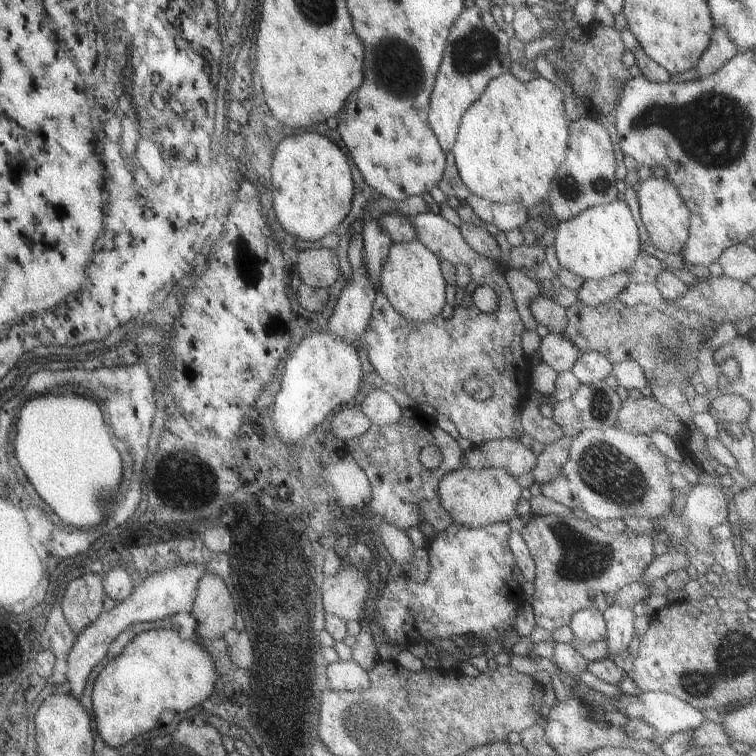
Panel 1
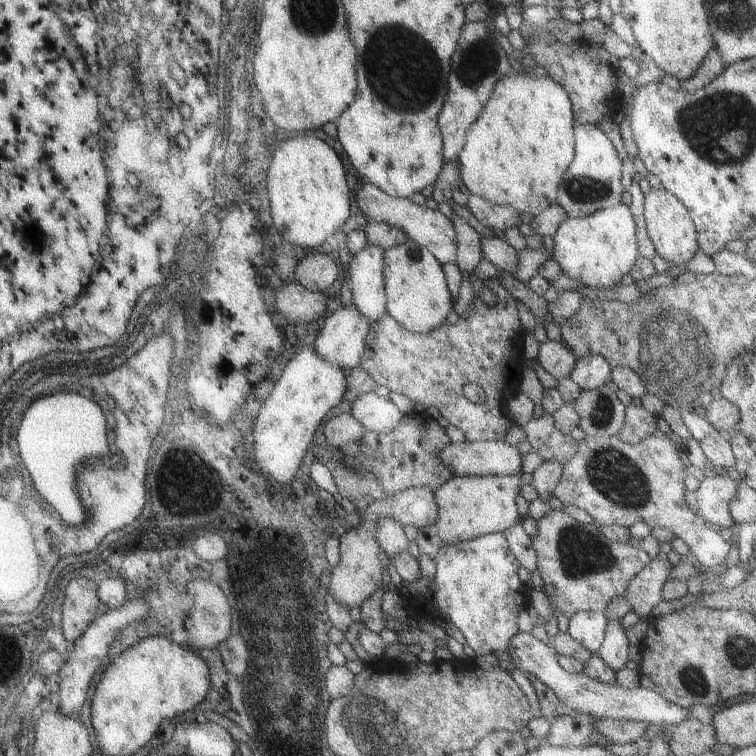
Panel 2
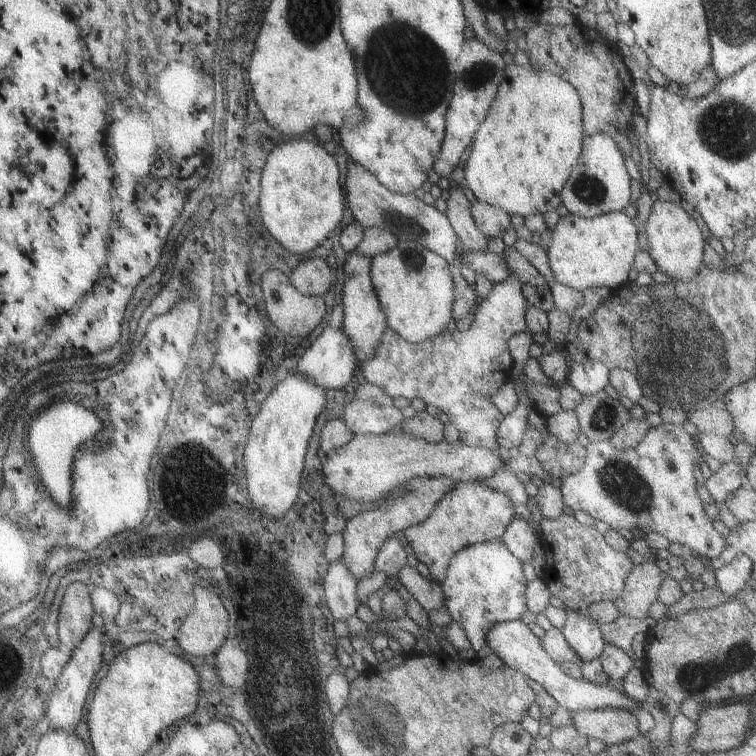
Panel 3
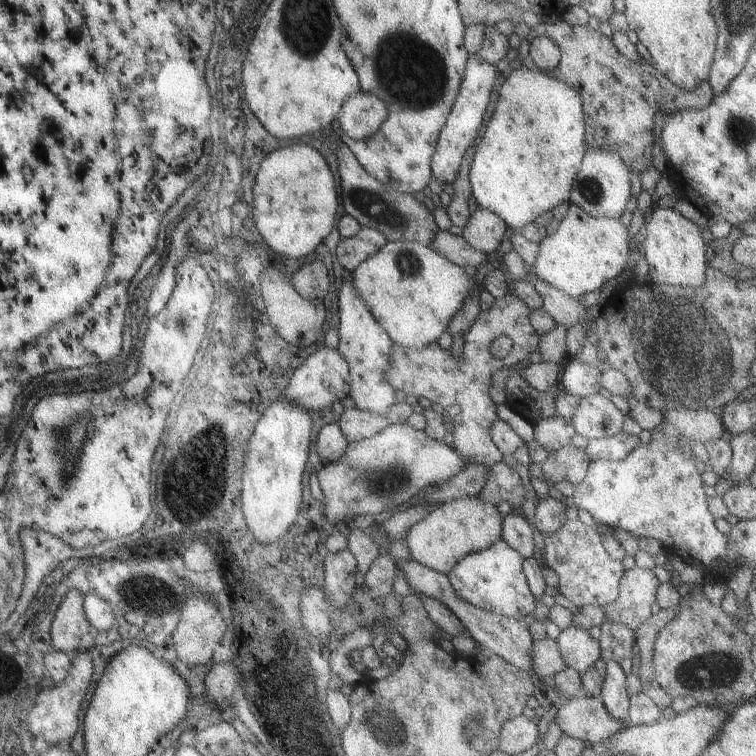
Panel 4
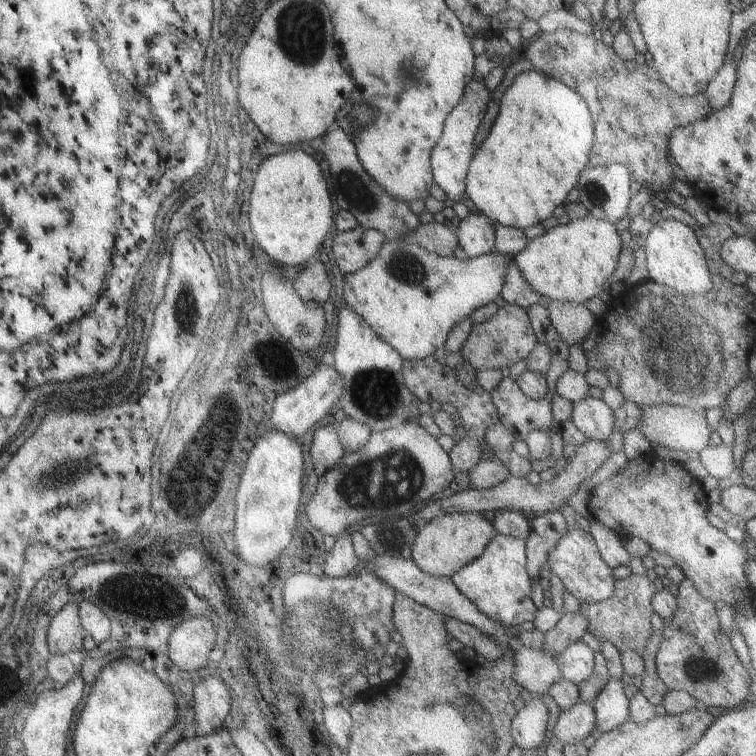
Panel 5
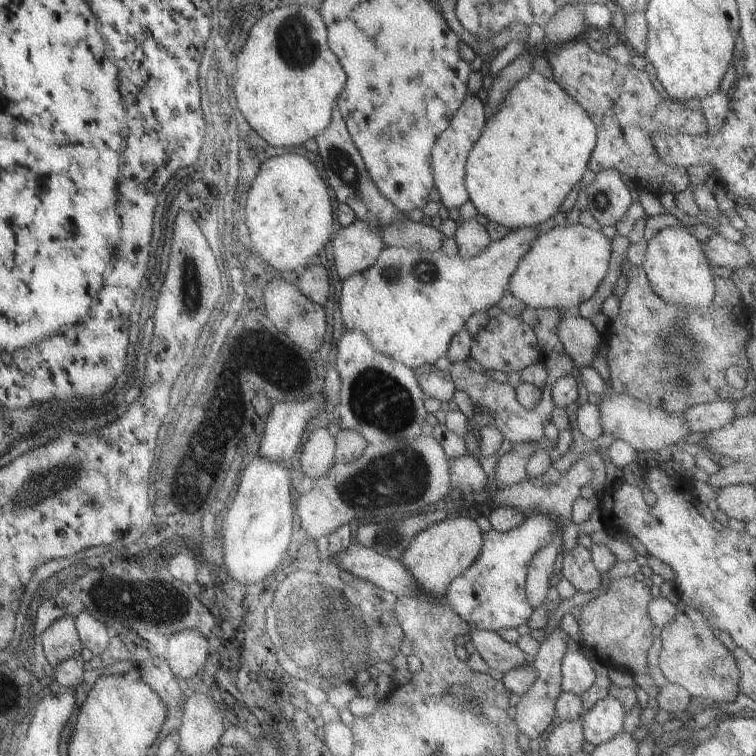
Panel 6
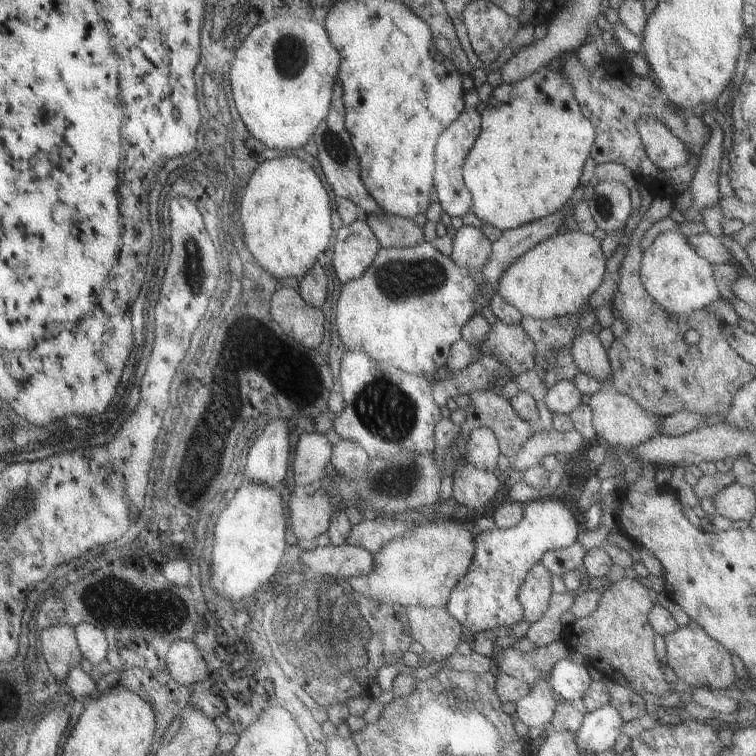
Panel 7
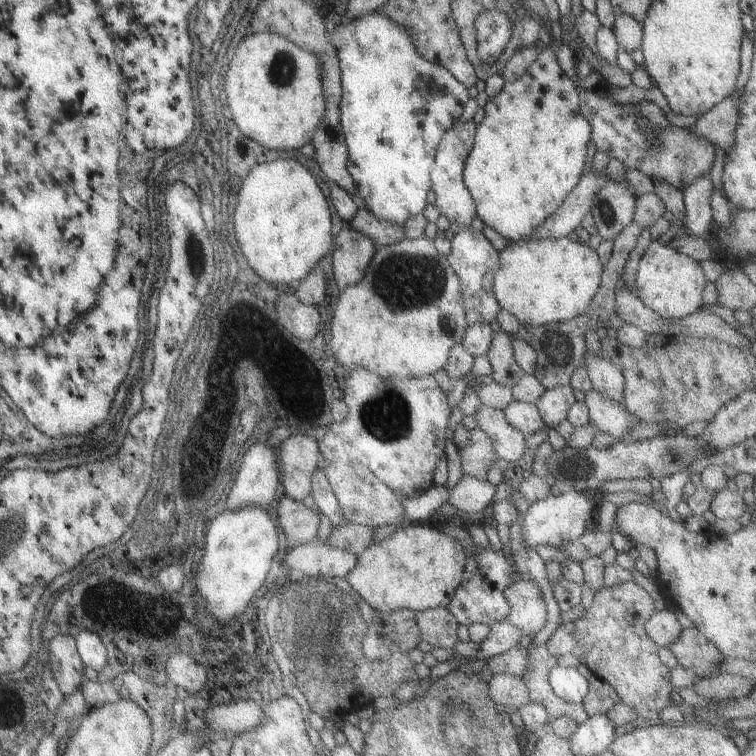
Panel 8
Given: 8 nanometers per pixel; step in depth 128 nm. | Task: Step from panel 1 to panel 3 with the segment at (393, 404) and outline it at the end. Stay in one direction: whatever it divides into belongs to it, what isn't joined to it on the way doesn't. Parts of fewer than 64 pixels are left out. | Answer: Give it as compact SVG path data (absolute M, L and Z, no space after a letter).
M357 399L345 404L340 419L354 435L380 435L405 422L401 411L392 404L380 406Z

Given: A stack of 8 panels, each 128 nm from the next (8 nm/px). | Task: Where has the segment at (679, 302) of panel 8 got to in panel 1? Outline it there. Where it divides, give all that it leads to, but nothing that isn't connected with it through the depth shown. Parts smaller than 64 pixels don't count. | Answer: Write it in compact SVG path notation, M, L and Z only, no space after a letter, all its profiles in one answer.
M651 174L643 181L639 181L637 194L637 204L639 205L639 220L643 223L643 228L647 231L649 244L667 254L676 255L681 252L685 238L687 238L687 228L690 215L677 194L673 182L669 178L657 178Z

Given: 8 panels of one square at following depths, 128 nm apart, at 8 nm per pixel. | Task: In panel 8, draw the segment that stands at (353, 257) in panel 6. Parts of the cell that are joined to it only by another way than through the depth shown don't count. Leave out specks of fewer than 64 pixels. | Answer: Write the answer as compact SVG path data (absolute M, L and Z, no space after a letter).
M343 225L333 238L331 252L331 272L339 290L361 280L375 248L369 238Z

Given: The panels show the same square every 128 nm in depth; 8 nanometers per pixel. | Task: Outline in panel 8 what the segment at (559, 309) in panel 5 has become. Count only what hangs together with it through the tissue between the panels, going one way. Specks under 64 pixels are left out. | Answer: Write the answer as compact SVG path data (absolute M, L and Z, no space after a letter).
M589 351L584 353L583 366L586 368L593 389L607 398L623 402L624 380L616 366L613 366L608 359Z

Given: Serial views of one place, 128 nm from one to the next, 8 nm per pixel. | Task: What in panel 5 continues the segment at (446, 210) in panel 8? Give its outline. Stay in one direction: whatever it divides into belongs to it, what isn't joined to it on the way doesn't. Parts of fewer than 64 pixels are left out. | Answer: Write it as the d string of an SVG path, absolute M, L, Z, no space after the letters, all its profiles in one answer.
M482 80L469 81L457 104L445 117L442 131L430 150L429 164L432 181L443 190L449 204L462 200L466 170L474 151L474 136L489 103L489 98L490 94L484 88Z

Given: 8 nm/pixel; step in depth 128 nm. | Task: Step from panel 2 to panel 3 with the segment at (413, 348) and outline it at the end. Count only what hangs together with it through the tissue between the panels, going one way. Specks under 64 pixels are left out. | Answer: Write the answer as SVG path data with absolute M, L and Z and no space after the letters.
M511 272L507 278L495 283L492 290L484 300L477 303L474 318L467 330L459 332L447 329L439 334L425 339L423 342L410 343L403 340L386 326L383 336L374 350L374 355L369 357L363 365L359 365L360 376L363 382L378 386L387 398L403 396L407 400L419 398L427 406L435 406L447 416L455 430L459 433L458 440L474 447L495 449L495 431L502 414L495 408L490 399L499 385L510 375L513 368L513 359L509 355L506 342L513 334L528 330L524 314L528 302L521 295L521 282Z

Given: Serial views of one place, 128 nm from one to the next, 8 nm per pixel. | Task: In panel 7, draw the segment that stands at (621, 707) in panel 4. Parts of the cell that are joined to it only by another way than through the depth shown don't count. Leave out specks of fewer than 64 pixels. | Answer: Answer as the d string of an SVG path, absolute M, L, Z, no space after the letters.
M608 704L584 712L581 724L574 732L577 748L586 754L611 749L621 732L621 723L620 714Z

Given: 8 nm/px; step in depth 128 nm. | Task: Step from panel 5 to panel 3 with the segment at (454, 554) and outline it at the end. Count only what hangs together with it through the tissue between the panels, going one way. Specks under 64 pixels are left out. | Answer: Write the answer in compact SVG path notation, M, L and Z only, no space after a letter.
M480 481L454 482L452 489L435 503L431 514L425 520L402 530L406 540L405 546L415 555L418 562L428 568L431 578L440 582L451 557L458 550L469 545L500 538L507 523L515 516L512 505L513 502L507 498L507 495L487 488Z

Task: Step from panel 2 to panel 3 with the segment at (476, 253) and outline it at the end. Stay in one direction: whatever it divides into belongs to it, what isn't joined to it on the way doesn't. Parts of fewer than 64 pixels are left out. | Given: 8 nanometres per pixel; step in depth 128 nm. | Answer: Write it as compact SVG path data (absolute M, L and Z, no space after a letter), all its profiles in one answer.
M463 178L460 182L448 187L445 218L449 221L452 231L461 244L463 251L482 251L486 248L486 238L477 230L470 213L470 204L463 195Z

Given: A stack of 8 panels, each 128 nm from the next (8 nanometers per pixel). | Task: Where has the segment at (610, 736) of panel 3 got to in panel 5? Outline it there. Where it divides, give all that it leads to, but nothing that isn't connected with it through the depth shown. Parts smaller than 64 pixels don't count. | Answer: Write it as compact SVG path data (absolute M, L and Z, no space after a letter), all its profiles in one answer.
M577 702L567 710L560 711L551 728L552 735L563 745L579 744L586 736L593 734L595 719L590 703Z

